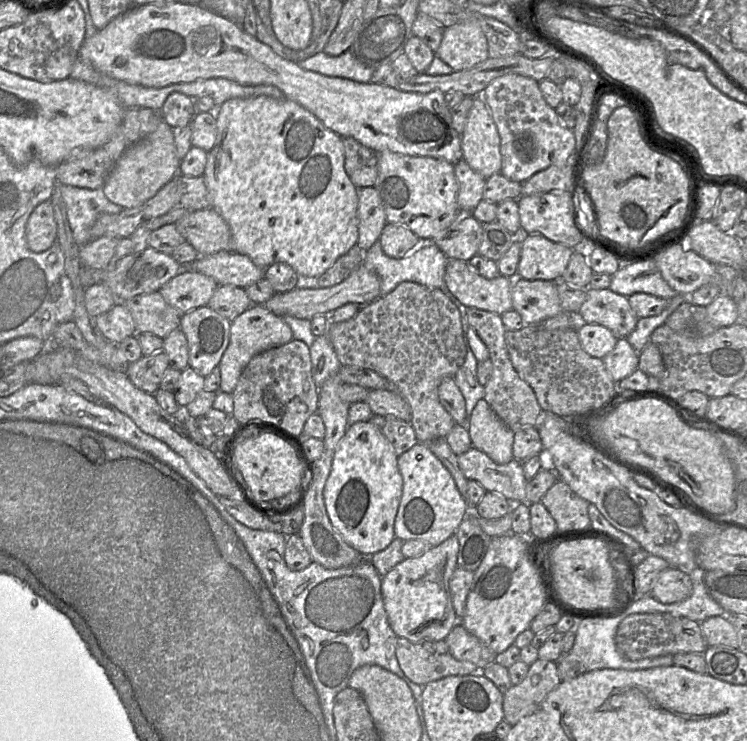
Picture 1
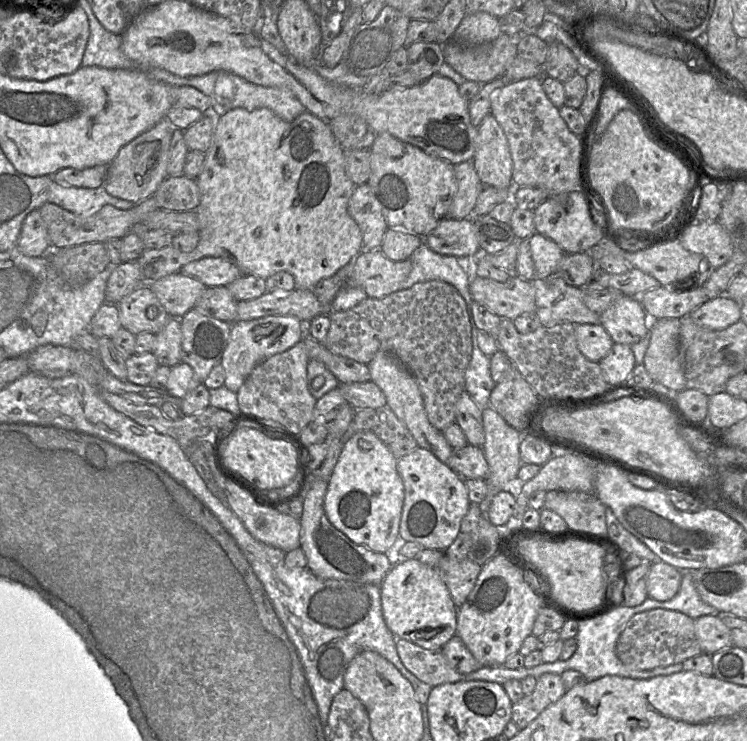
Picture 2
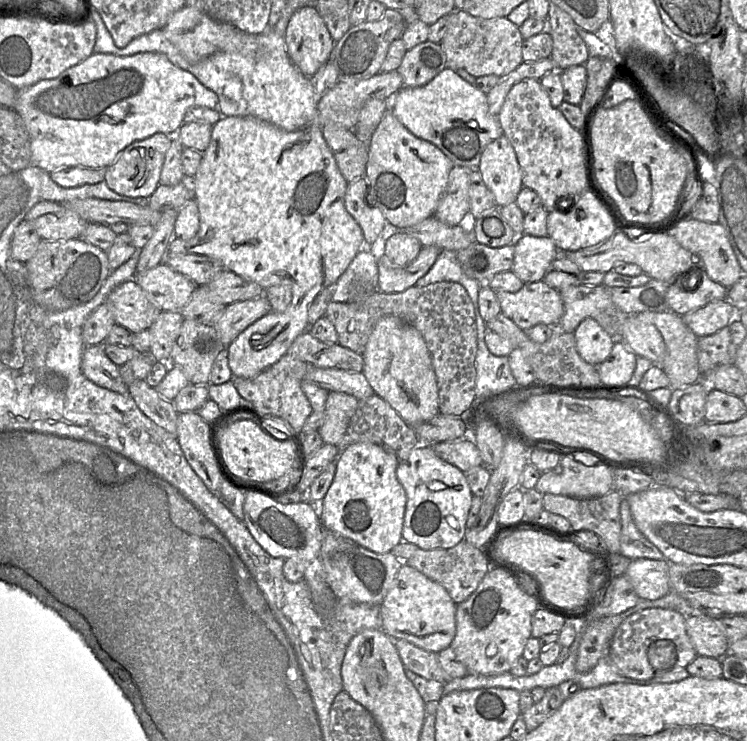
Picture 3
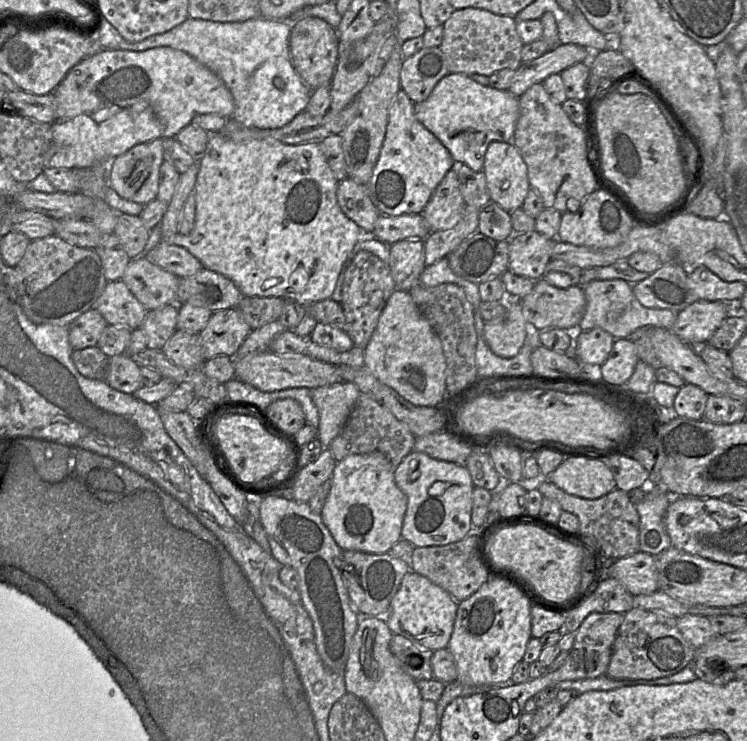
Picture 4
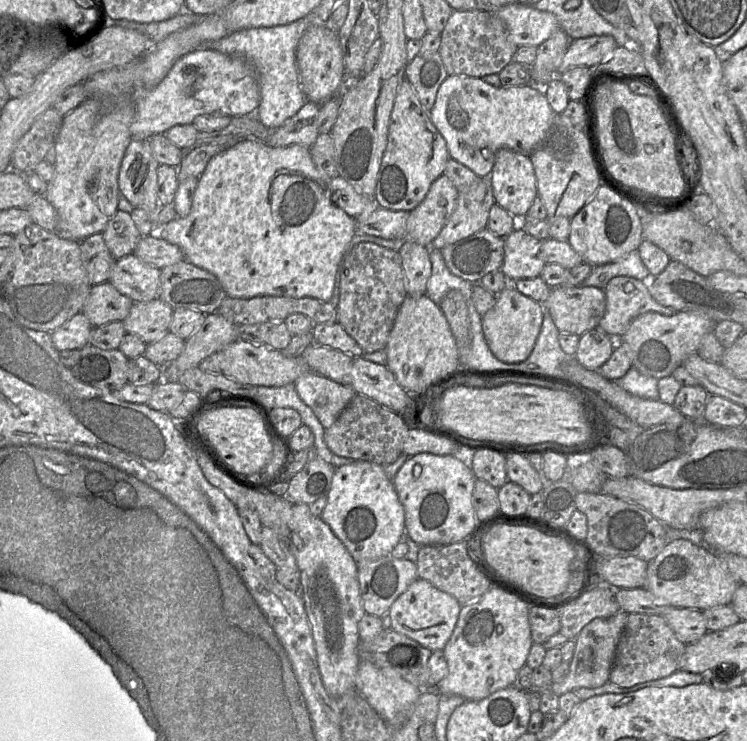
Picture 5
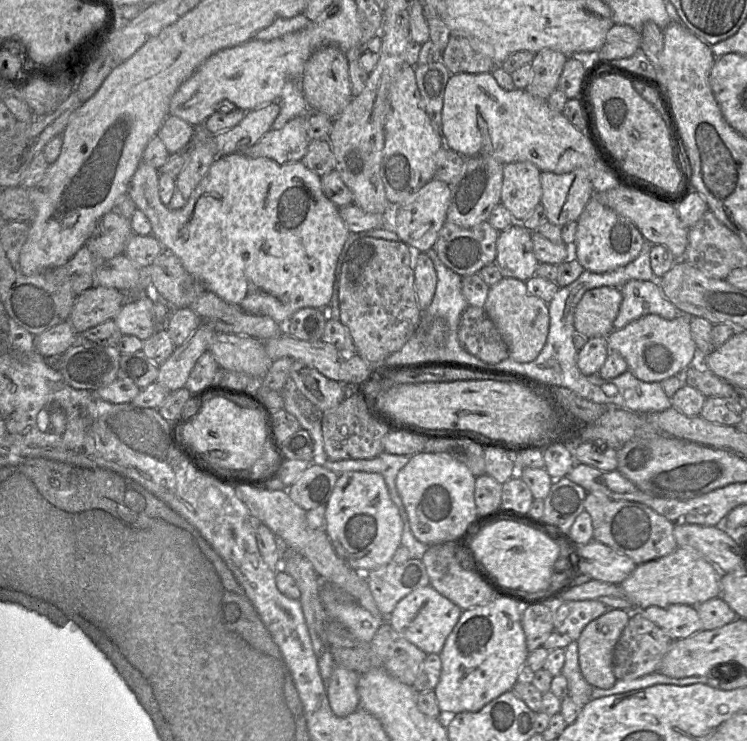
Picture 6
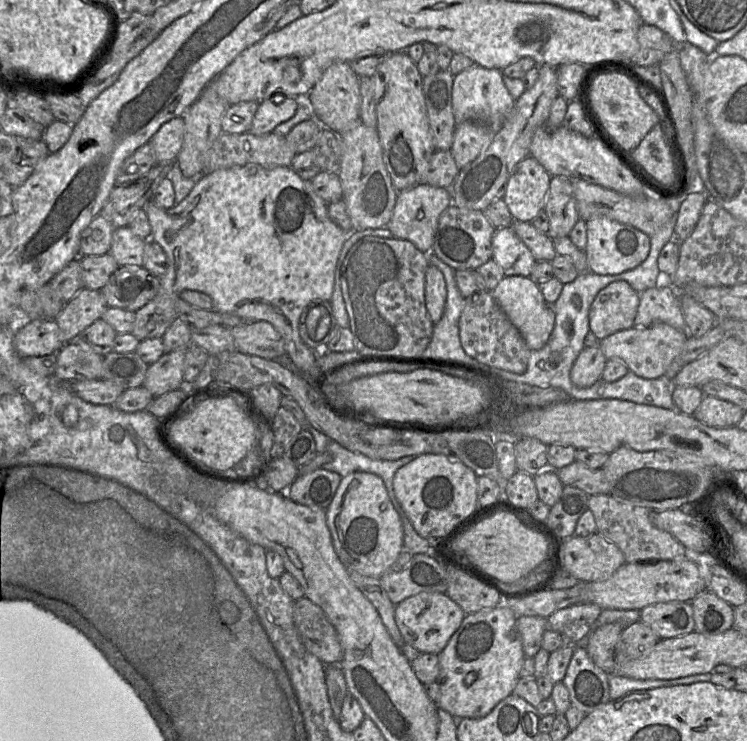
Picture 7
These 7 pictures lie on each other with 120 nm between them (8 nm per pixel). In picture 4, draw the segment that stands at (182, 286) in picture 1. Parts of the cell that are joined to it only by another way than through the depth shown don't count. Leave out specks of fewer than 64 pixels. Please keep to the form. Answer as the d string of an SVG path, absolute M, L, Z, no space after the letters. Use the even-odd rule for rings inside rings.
M145 257L131 259L121 280L146 311L177 305L179 278Z

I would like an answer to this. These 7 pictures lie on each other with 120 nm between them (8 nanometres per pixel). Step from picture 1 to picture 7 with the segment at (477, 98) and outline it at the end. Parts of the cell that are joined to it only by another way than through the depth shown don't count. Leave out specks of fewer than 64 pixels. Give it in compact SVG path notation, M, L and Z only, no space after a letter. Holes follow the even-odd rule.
M531 155L516 165L503 196L514 221L531 222L544 210L551 177Z

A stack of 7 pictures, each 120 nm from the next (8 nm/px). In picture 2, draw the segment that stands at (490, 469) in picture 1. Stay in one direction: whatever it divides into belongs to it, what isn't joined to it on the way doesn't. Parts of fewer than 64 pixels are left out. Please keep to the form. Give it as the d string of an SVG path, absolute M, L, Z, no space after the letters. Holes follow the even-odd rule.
M467 444L462 448L453 448L446 463L462 478L488 478L489 466L482 447Z

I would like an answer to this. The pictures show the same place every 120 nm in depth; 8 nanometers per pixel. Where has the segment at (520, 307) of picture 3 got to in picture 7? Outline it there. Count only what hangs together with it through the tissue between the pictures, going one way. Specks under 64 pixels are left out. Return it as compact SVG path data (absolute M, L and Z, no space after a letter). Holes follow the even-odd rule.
M615 281L600 290L589 309L589 330L602 340L635 325L639 293L625 281Z

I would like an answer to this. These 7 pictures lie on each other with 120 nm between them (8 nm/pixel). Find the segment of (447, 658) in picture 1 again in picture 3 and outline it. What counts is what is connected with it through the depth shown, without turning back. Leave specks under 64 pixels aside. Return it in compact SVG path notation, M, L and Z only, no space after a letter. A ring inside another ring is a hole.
M404 639L394 642L404 669L409 669L427 680L447 682L447 675L438 662L437 653L426 651Z

